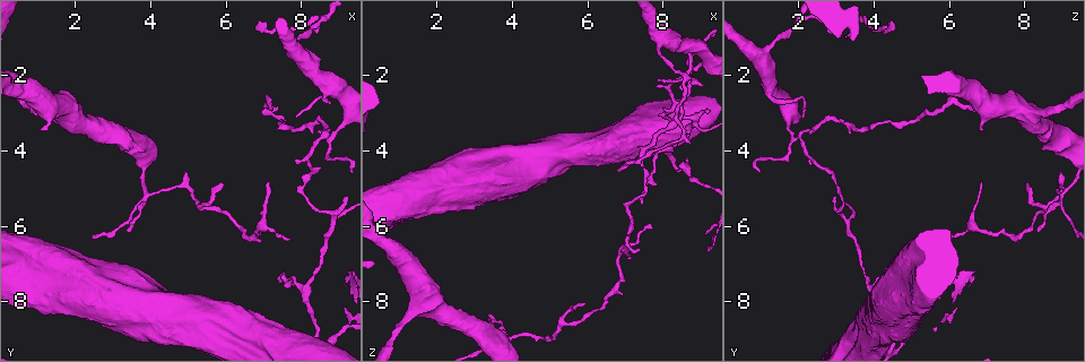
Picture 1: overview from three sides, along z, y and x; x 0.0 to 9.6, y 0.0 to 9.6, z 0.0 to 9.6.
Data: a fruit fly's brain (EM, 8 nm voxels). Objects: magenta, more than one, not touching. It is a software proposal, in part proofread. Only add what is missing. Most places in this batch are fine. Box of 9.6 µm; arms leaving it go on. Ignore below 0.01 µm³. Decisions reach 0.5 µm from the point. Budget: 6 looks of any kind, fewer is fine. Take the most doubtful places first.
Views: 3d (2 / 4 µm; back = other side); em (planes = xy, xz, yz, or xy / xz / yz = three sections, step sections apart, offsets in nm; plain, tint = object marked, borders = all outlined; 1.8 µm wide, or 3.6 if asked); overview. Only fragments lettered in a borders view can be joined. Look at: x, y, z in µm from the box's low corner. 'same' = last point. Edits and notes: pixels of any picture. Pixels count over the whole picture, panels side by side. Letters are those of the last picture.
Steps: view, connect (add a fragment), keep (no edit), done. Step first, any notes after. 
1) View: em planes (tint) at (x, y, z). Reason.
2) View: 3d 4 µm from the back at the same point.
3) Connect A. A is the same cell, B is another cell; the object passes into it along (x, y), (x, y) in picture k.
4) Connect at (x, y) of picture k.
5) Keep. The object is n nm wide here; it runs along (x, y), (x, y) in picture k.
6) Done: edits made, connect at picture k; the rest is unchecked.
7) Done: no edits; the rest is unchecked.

View: 3d 4 µm at (8.65, 3.60, 2.00). Sharp bend.

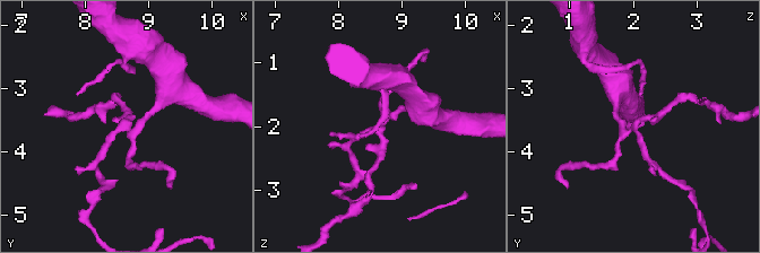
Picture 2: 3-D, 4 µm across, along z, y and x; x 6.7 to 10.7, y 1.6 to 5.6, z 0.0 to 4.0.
View: em planes (borders) at (8.65, 3.60, 2.00). 4 arms meet here.

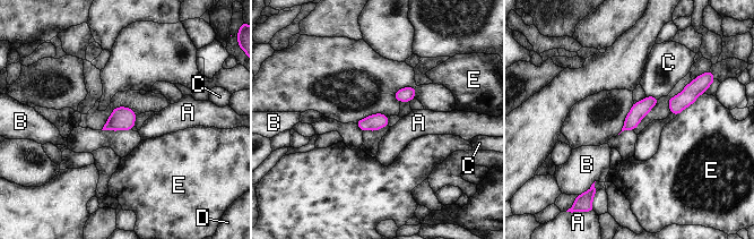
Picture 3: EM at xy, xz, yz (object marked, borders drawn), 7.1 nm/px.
Keep. The object is 120 nm wide here; the longest contact is with E, 260 nm; A, B, C, D and E are other cells; no lettered fragment goes on from it.

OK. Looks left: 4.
View: em yz step 8 (tint) at (7.40, 2.90, 6.55). Thin end.

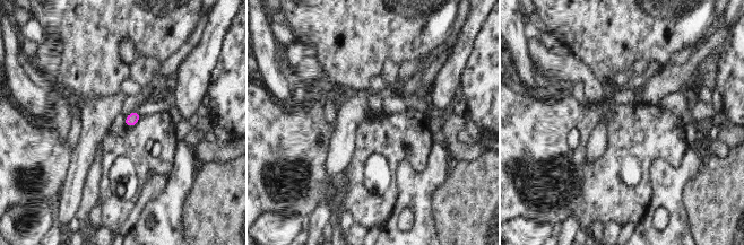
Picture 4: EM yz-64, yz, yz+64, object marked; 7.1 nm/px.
View: em planes (borders) at the same point. Cut it another way.

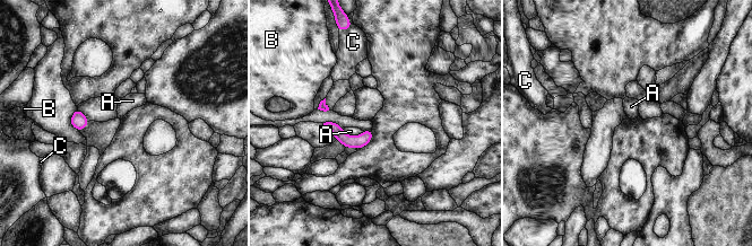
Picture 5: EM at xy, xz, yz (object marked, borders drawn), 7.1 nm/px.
Keep. The longest contact is with A, 160 nm; A, B and C are other cells; no lettered fragment goes on from it.

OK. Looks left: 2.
Done: no edits; the rest is unchecked.

